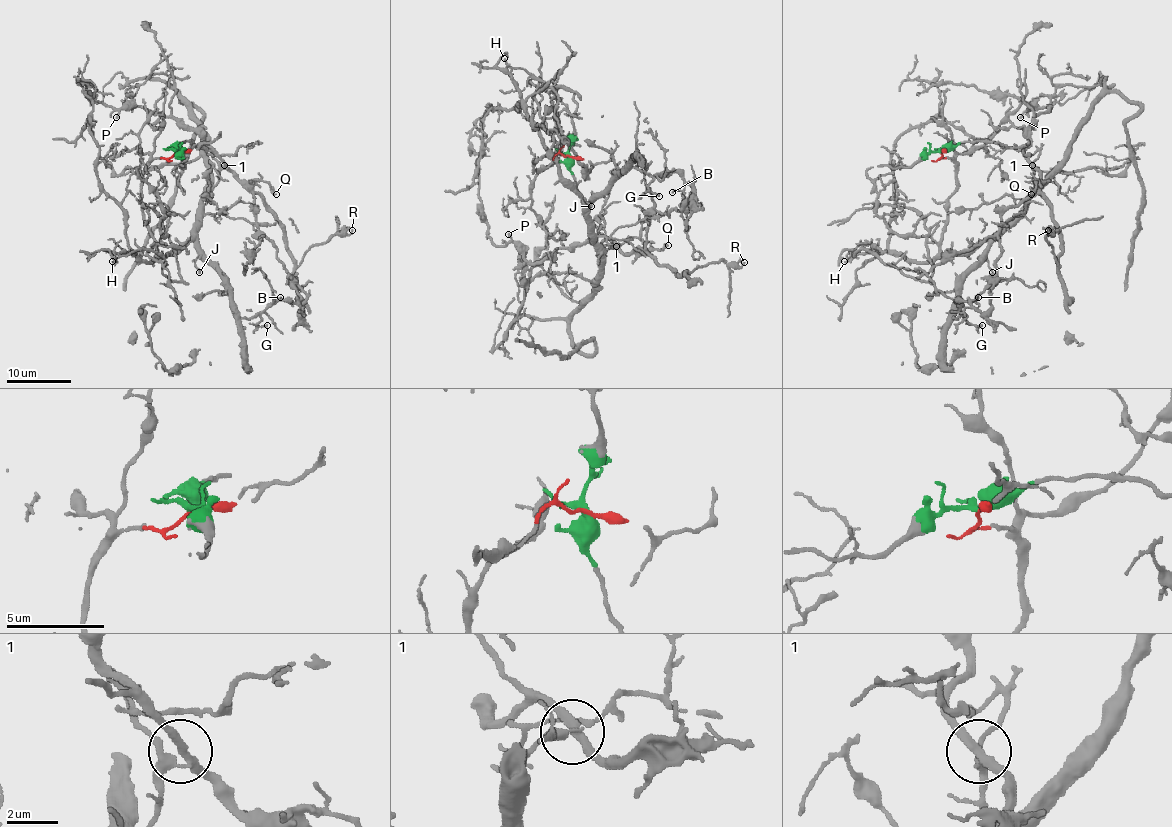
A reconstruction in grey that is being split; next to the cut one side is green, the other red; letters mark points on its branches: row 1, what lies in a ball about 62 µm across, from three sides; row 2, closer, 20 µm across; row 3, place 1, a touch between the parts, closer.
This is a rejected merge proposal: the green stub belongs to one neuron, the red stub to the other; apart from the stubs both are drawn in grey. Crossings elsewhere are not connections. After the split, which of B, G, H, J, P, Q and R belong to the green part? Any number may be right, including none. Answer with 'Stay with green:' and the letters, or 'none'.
Stay with green: P, Q, R

